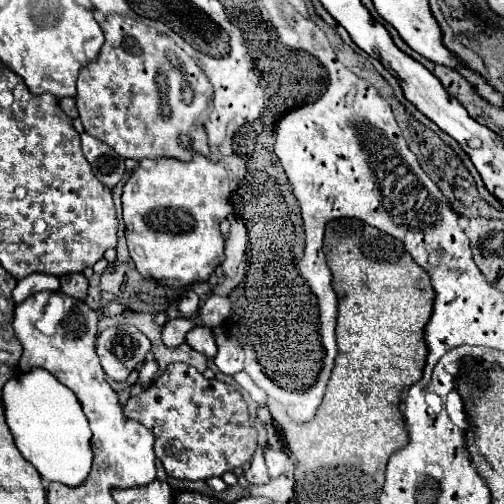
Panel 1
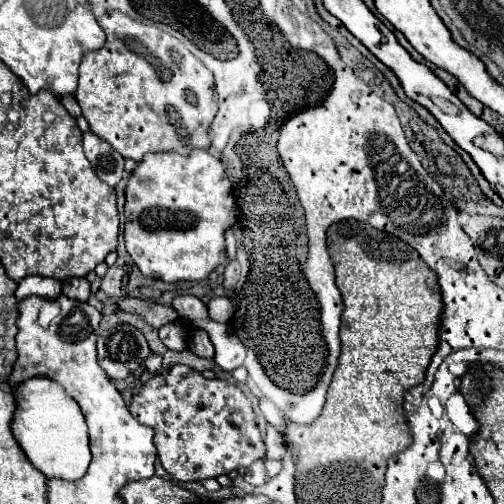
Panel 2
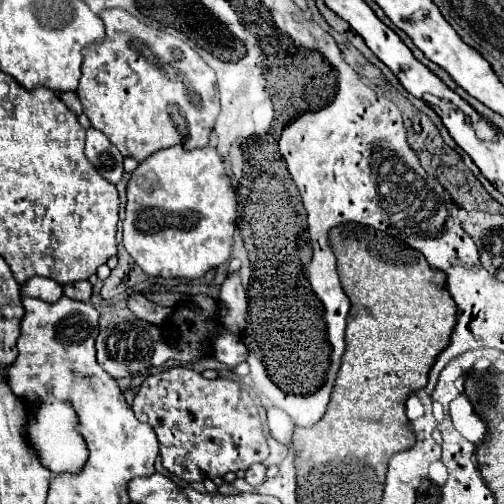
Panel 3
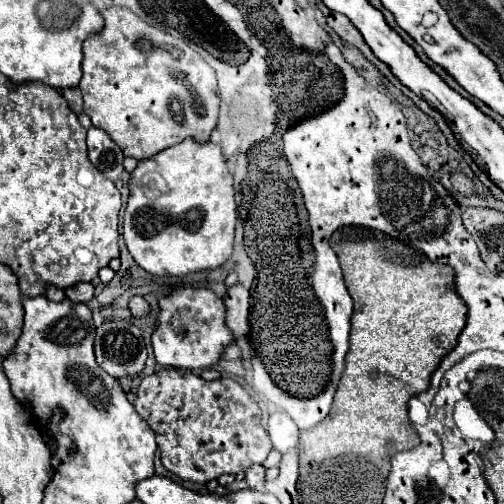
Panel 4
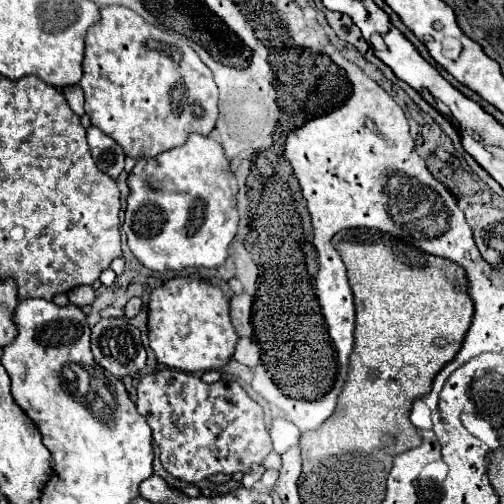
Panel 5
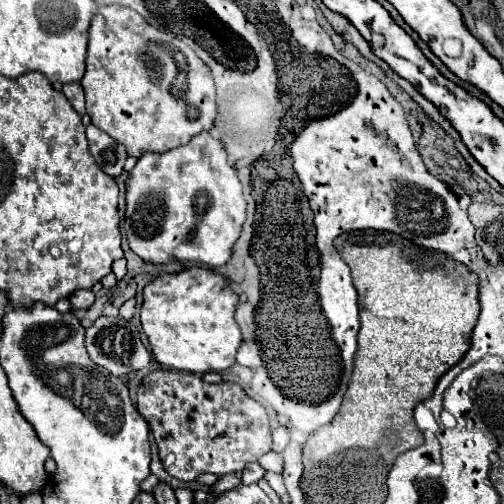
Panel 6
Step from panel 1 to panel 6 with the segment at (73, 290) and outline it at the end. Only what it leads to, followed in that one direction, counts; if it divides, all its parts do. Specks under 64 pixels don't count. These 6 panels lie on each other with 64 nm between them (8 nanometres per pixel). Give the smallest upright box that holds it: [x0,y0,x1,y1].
[70,290,94,310]

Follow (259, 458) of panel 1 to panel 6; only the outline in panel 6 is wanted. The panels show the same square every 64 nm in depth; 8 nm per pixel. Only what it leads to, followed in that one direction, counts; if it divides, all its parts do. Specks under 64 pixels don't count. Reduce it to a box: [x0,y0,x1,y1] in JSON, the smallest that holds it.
[242,462,264,484]

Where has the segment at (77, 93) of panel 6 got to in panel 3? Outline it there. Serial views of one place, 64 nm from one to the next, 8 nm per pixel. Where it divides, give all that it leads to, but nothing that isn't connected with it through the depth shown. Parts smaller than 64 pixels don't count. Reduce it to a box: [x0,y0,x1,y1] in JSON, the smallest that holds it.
[60,92,82,116]

